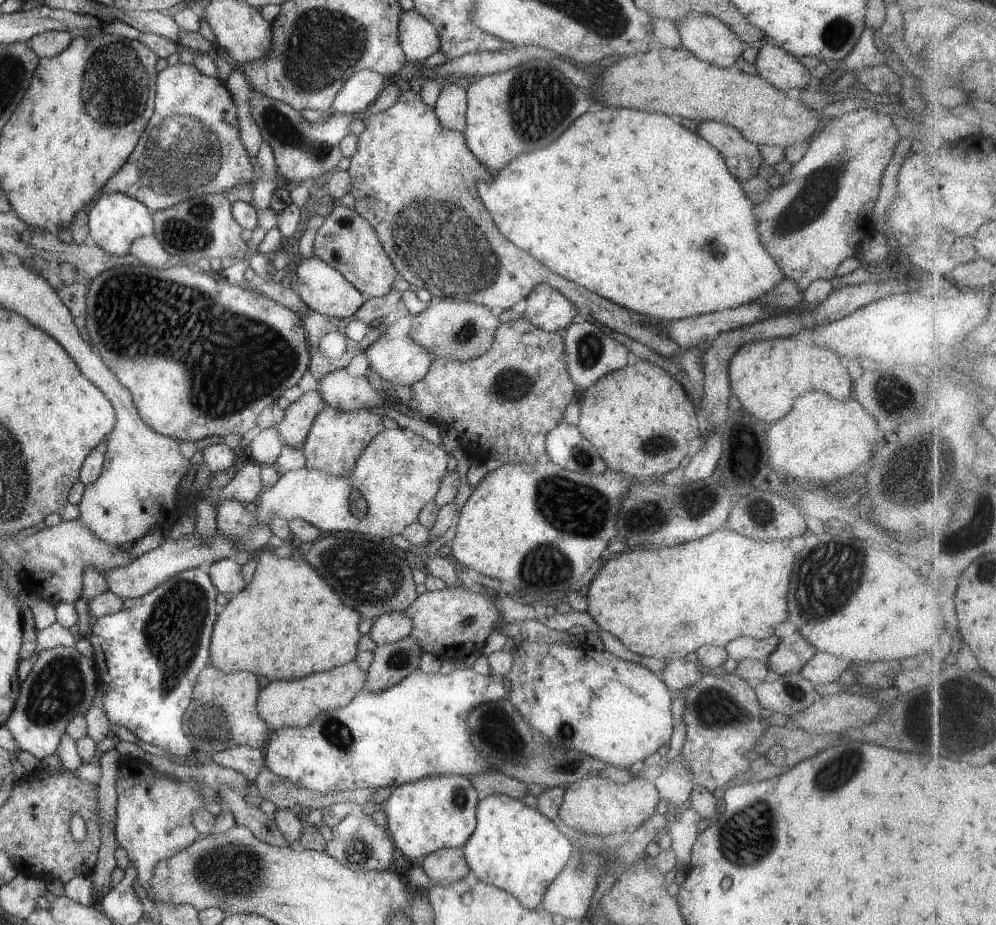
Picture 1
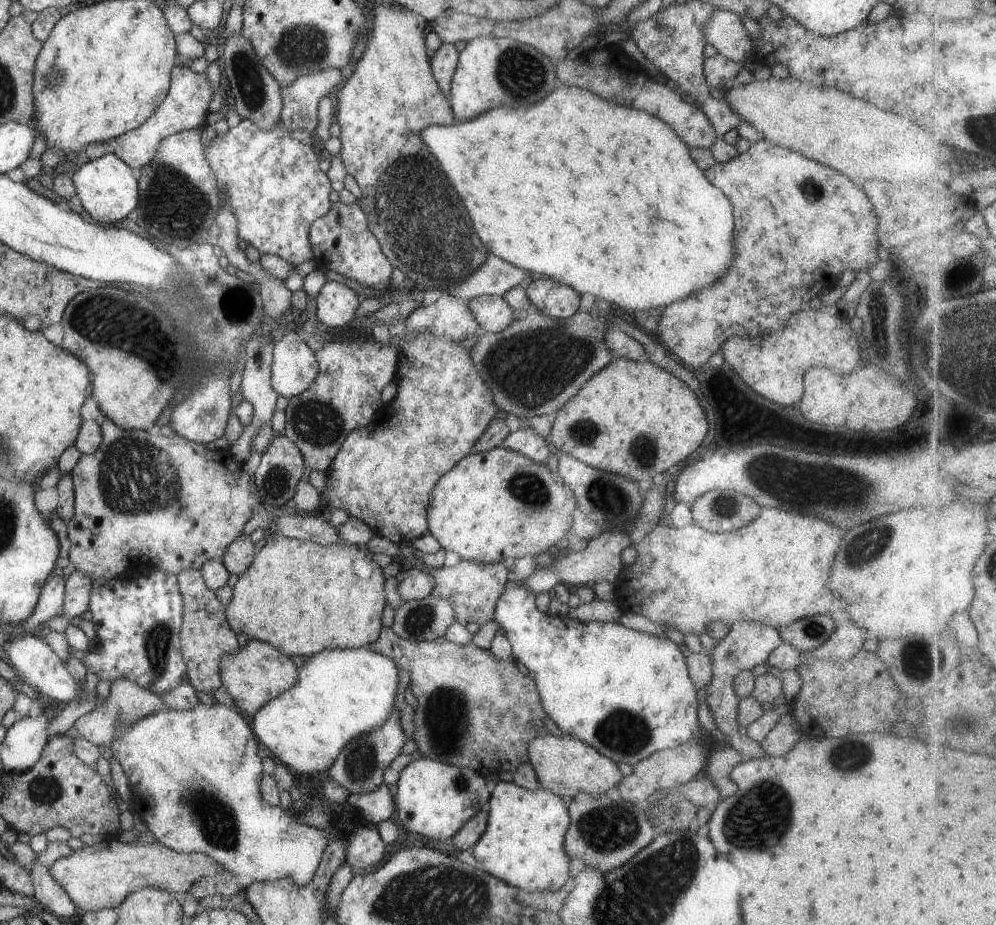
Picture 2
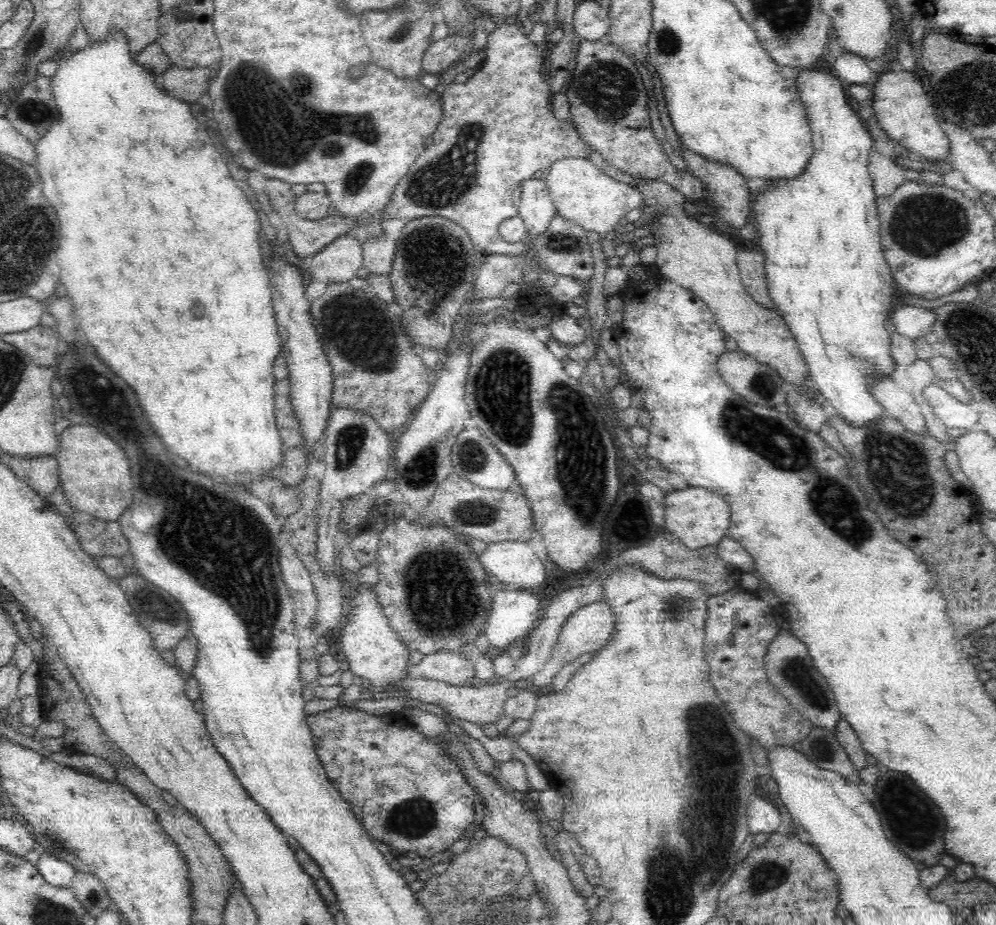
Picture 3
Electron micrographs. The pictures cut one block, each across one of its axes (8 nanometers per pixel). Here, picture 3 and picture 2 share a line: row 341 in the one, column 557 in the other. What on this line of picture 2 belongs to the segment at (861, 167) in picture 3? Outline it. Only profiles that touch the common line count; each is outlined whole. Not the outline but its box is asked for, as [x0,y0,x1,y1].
[471,781,569,891]

